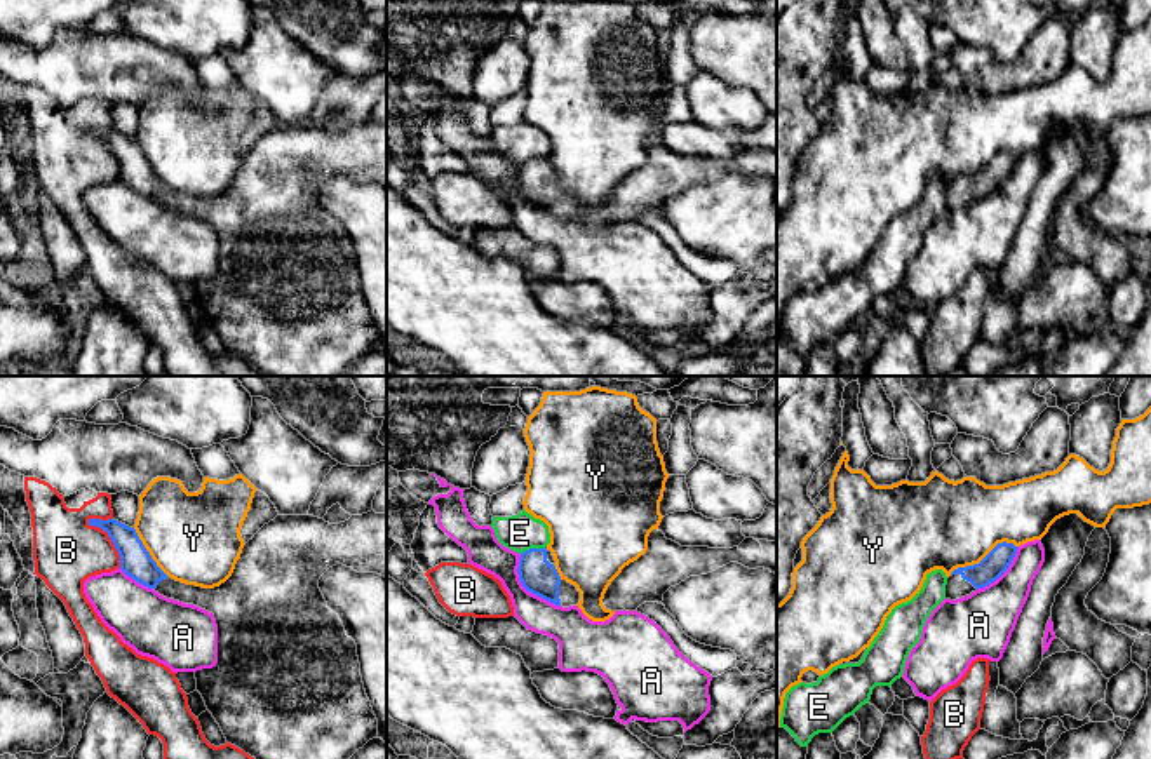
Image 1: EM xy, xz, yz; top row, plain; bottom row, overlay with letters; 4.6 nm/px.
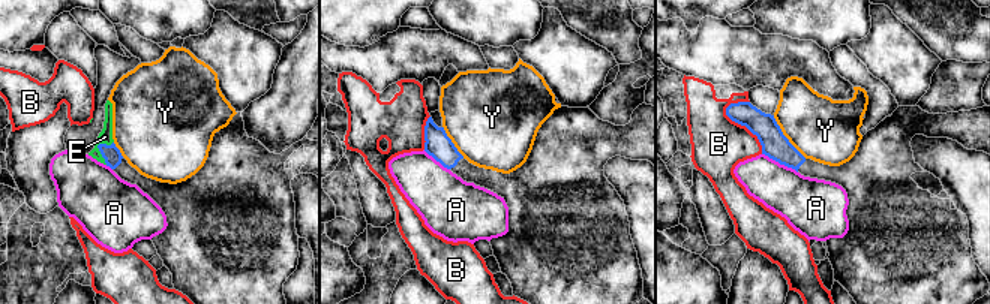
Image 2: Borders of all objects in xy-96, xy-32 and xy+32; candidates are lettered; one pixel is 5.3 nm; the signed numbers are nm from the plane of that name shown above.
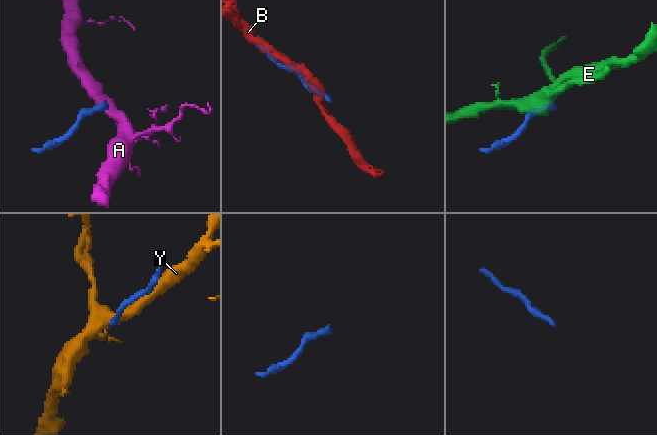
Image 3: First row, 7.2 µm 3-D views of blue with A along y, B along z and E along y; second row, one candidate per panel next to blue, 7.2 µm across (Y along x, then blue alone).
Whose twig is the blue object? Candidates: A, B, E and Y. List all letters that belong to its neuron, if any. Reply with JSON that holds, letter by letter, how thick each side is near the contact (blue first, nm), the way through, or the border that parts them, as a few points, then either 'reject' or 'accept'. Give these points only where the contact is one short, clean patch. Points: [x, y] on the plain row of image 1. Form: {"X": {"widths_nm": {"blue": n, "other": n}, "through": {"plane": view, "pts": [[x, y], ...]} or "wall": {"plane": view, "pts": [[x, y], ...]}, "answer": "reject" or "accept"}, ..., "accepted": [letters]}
{"A": {"widths_nm": {"blue": 160, "other": 170}, "wall": {"plane": "xz", "pts": [[519, 164], [519, 192], [528, 201], [559, 216]]}, "answer": "reject"}, "B": {"widths_nm": {"blue": 140, "other": 320}, "answer": "reject"}, "E": {"widths_nm": {"blue": 160, "other": 170}, "wall": {"plane": "xz", "pts": [[545, 155], [526, 159], [521, 164]]}, "answer": "reject"}, "Y": {"widths_nm": {"blue": 110, "other": 420}, "wall": {"plane": "yz", "pts": [[1017, 155], [998, 152], [977, 173], [958, 176], [949, 185]]}, "answer": "reject"}, "accepted": []}

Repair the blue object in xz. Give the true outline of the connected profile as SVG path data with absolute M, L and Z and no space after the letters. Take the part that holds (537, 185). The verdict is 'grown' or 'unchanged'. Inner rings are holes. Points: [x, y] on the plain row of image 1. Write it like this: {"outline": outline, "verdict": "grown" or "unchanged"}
{"outline": "M547 157L522 162L517 178L522 197L555 216L576 216L580 202L559 186L554 174L554 165Z", "verdict": "grown"}

